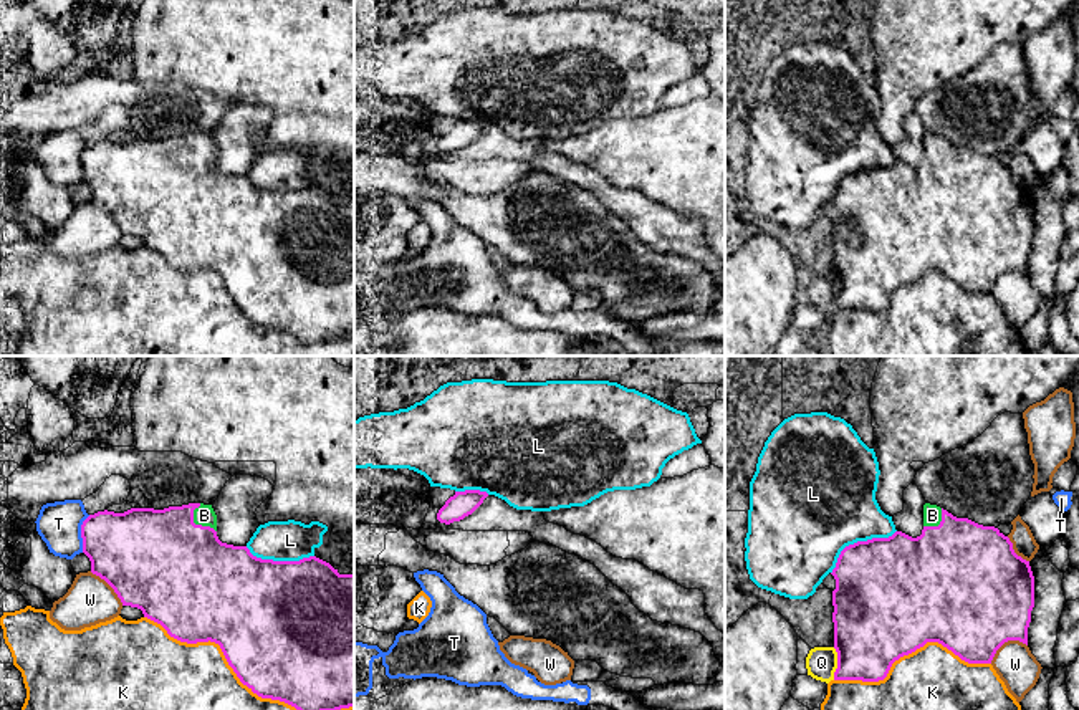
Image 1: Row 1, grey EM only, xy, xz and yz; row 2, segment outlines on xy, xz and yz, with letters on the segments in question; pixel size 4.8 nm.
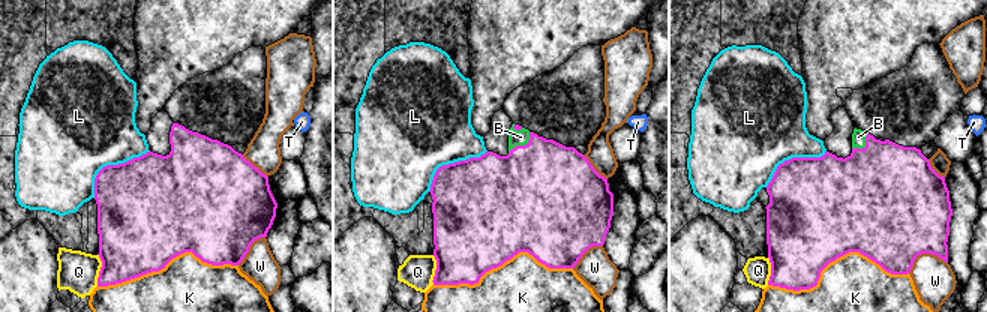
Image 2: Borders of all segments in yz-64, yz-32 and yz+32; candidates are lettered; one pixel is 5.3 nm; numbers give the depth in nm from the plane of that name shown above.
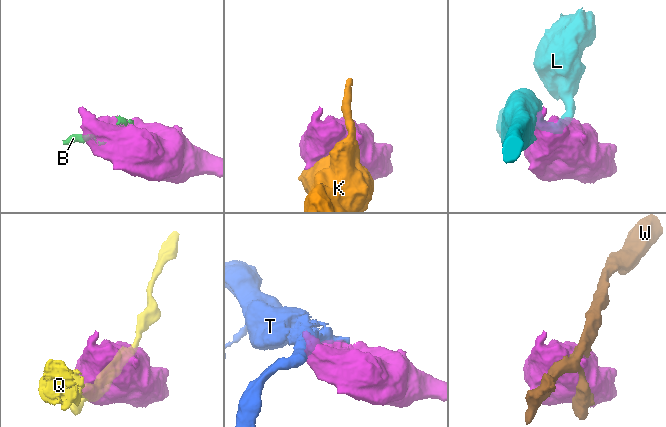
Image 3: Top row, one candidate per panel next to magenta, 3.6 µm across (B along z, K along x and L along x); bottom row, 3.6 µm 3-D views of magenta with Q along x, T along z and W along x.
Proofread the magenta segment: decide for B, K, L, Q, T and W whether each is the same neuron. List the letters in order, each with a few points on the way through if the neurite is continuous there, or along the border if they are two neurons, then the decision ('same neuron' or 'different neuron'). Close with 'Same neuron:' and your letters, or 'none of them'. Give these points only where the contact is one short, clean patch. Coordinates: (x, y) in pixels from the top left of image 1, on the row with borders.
B: same neuron
K: different neuron
L: different neuron
Q: different neuron
T: border along xy (90, 515), (81, 525), (81, 551); different neuron
W: different neuron
Same neuron: B

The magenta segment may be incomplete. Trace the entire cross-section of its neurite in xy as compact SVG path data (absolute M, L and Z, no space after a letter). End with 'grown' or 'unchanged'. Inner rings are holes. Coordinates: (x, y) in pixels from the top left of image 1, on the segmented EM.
M189 503L164 510L131 508L124 513L98 511L81 525L83 553L91 561L91 573L104 579L117 594L122 606L137 607L144 617L161 624L167 634L180 642L215 642L220 645L228 665L243 685L261 698L285 702L296 710L341 710L354 707L354 574L339 574L329 563L309 556L300 561L261 559L247 546L222 543L217 536L217 515L212 505Z; grown

